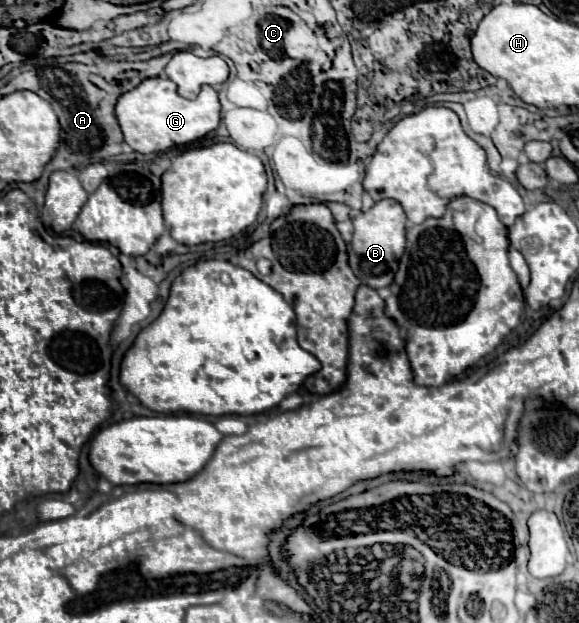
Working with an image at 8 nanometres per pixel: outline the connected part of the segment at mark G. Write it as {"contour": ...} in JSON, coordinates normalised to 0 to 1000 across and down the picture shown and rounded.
{"contour":[[[287,124],[249,127],[235,143],[214,149],[200,165],[200,188],[207,194],[214,226],[238,246],[276,246],[304,233],[325,233],[349,223],[380,201],[377,146],[352,136],[345,152],[328,162],[307,152],[304,136]]]}

